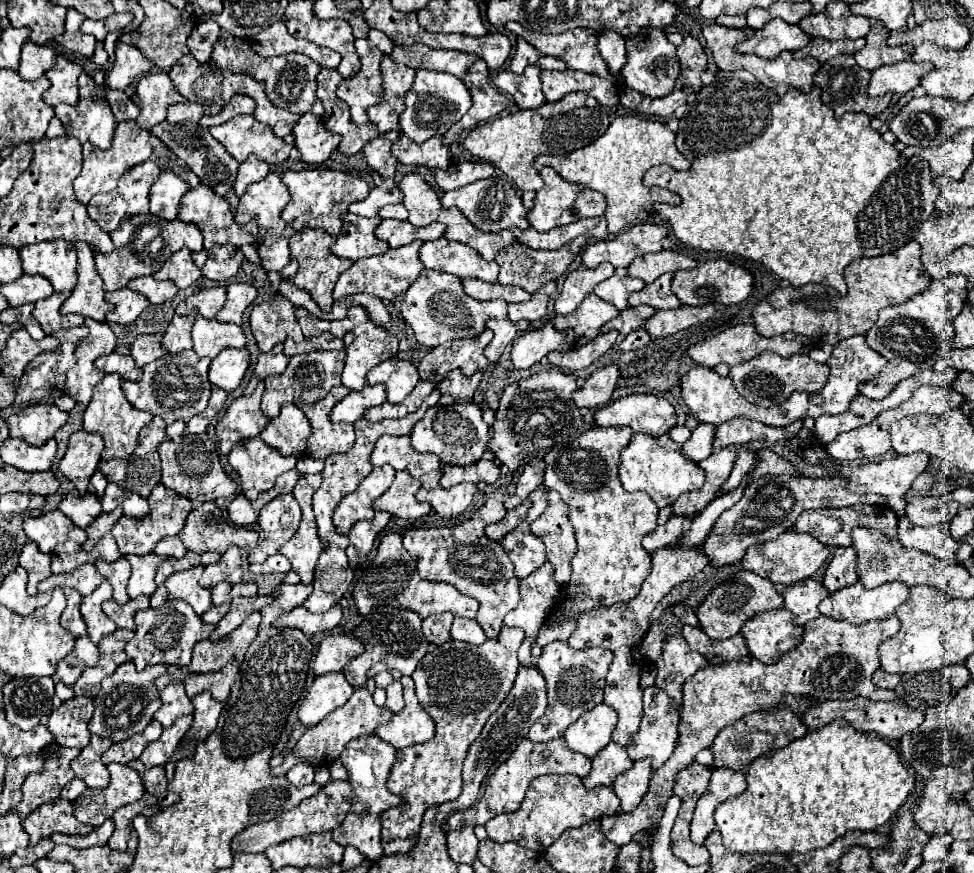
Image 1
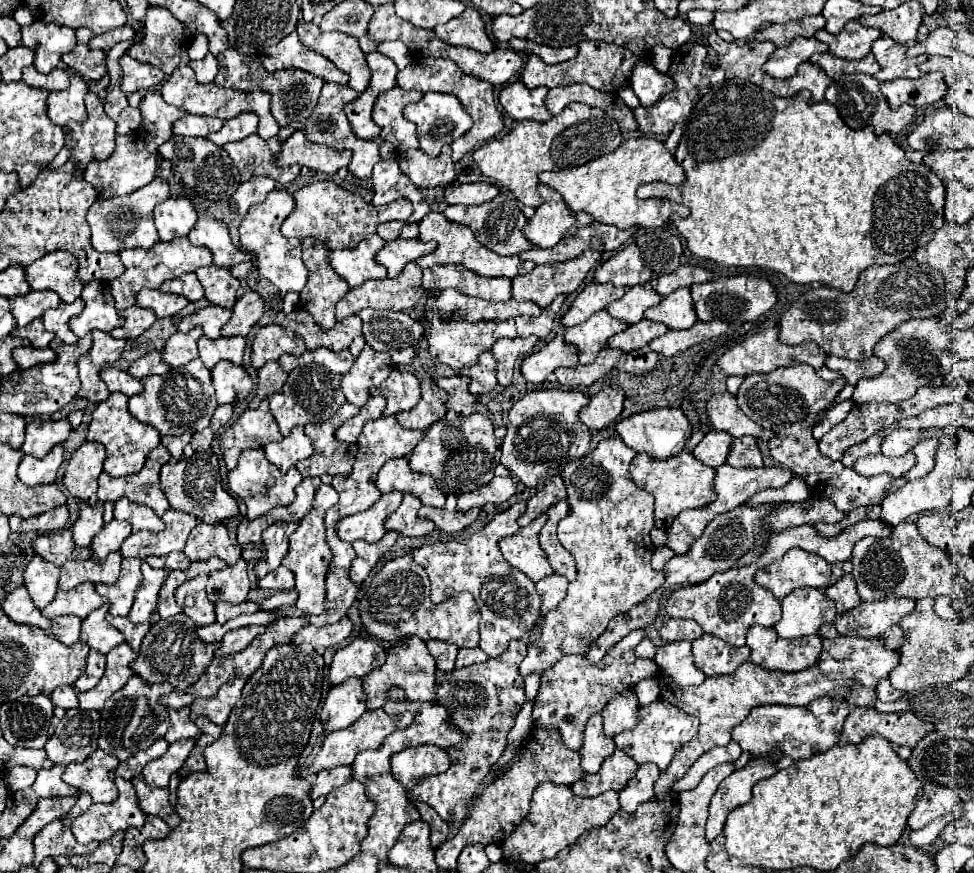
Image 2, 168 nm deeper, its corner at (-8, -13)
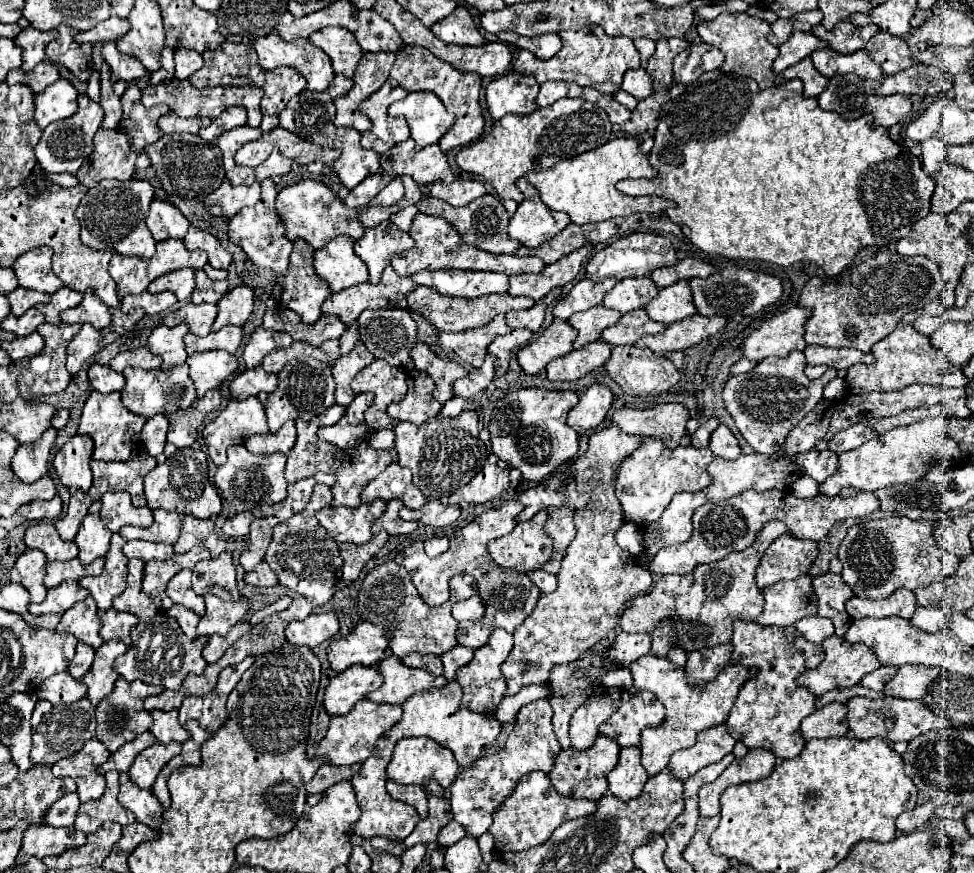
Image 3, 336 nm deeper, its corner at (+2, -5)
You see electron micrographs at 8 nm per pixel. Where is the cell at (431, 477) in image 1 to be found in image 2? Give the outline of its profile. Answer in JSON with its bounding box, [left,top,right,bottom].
[376,457,446,507]

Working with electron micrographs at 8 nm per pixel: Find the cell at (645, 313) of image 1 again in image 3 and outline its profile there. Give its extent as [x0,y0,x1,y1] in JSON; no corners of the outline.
[602,309,666,347]

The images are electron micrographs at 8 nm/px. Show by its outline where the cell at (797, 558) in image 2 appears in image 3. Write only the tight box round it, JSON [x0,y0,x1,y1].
[756,533,816,589]

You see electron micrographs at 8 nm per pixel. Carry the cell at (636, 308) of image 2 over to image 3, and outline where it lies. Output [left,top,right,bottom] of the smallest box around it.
[604,277,658,313]

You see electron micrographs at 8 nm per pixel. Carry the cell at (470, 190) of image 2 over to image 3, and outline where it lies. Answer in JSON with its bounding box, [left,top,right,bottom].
[430,179,486,207]

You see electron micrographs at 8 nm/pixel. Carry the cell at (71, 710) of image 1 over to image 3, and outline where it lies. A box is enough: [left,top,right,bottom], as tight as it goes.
[30,697,96,765]

